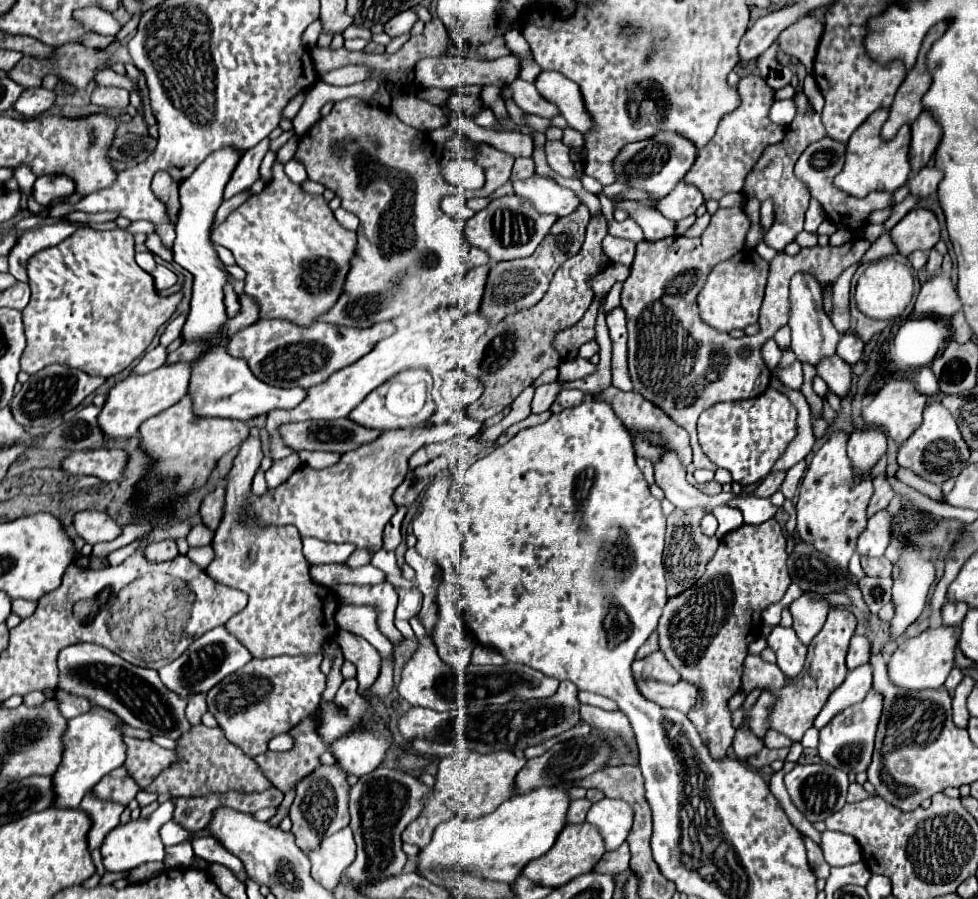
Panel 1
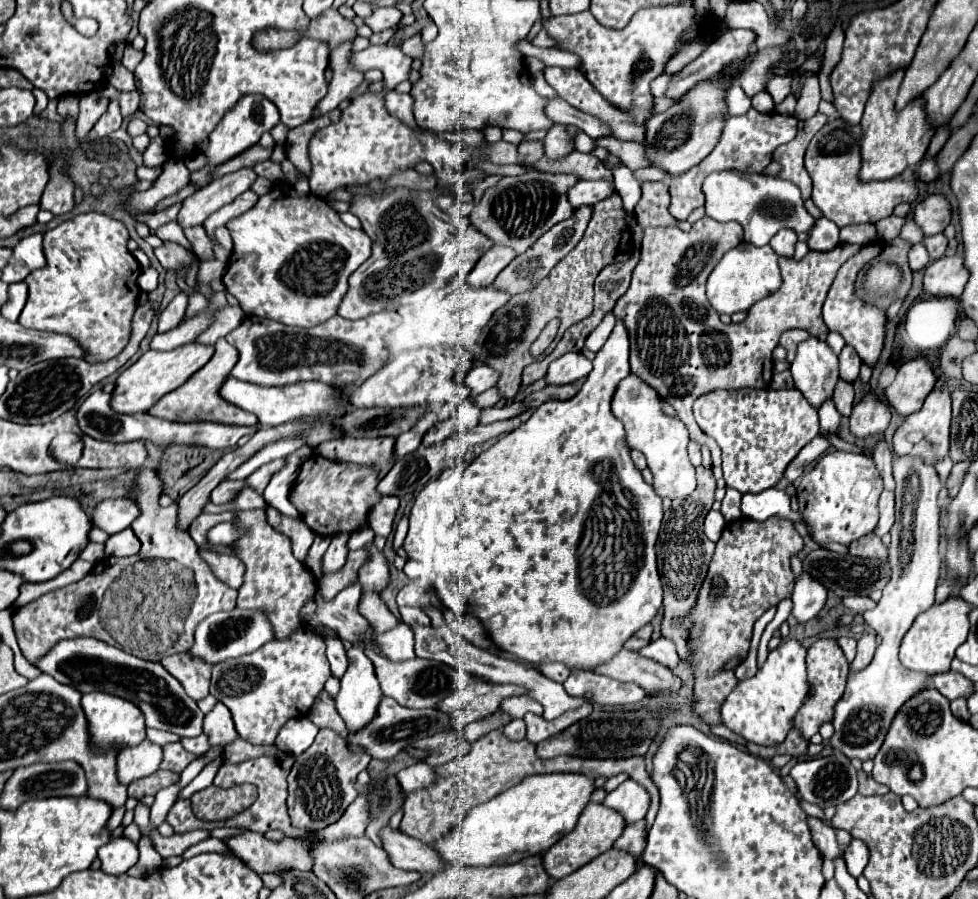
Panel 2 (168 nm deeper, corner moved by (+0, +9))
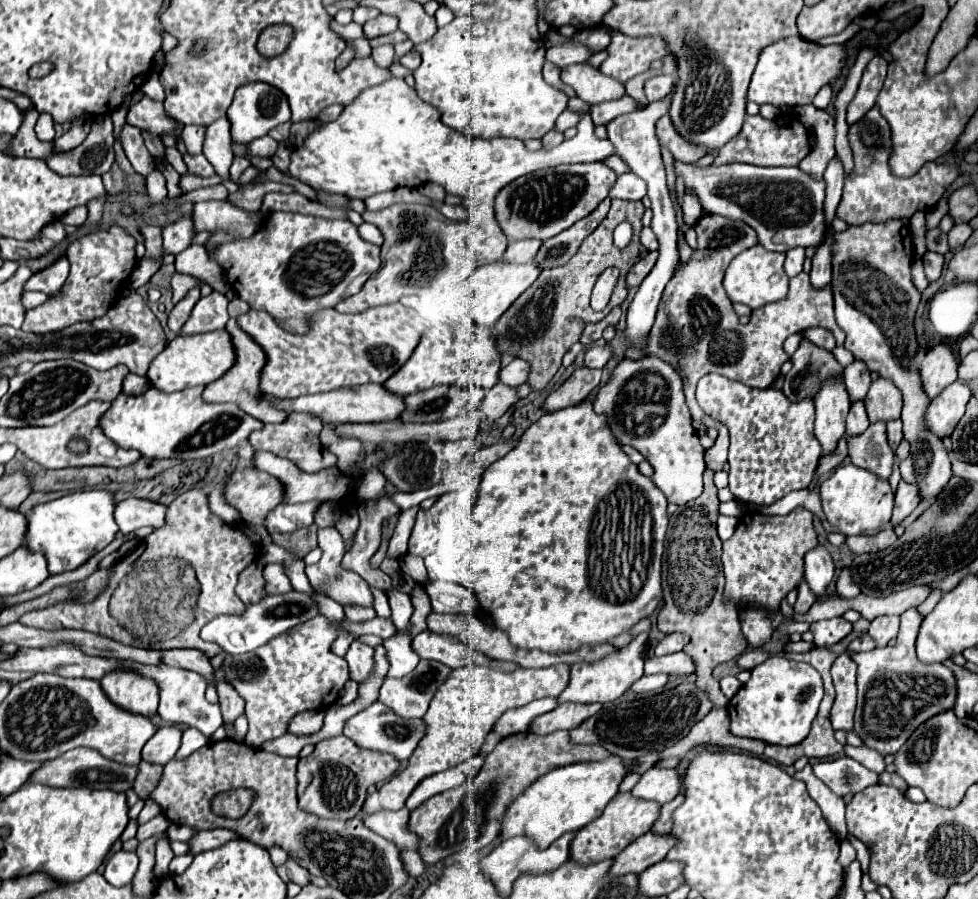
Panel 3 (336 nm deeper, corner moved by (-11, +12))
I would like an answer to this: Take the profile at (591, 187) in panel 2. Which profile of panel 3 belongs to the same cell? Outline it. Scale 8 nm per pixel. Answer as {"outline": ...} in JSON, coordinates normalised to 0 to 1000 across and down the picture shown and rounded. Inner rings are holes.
{"outline":[[[640,191],[634,194],[624,209],[624,220],[638,220],[638,222],[656,222],[661,218],[661,202],[650,198],[650,194]]]}

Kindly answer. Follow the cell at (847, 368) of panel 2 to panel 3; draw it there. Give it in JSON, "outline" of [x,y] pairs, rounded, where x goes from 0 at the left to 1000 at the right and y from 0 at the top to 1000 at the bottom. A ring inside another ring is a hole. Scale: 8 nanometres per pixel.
{"outline":[[[873,400],[863,409],[863,425],[867,429],[869,445],[883,445],[890,429],[890,412],[881,400]]]}

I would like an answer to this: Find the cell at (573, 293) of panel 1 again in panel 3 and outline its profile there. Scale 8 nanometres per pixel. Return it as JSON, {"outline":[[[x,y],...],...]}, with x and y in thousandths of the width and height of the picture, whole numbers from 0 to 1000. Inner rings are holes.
{"outline":[[[628,220],[622,240],[595,269],[593,278],[585,285],[585,289],[573,298],[554,300],[548,314],[507,358],[505,378],[507,378],[509,392],[524,394],[542,405],[542,416],[540,416],[538,427],[544,434],[554,434],[564,423],[564,418],[575,405],[575,396],[583,389],[587,380],[593,378],[597,358],[613,358],[628,340],[636,338],[636,334],[640,331],[642,318],[640,318],[638,307],[642,298],[654,289],[654,283],[656,283],[656,271],[652,267],[654,256],[656,256],[656,238],[658,238],[658,229],[654,222],[646,225],[646,222]],[[634,247],[644,247],[648,254],[646,267],[640,276],[630,276],[626,269],[626,258]],[[622,296],[630,296],[634,300],[634,309],[630,314],[630,320],[626,325],[622,340],[616,347],[607,347],[603,343],[603,325],[611,305]],[[585,354],[591,354],[591,358],[585,358]]]}

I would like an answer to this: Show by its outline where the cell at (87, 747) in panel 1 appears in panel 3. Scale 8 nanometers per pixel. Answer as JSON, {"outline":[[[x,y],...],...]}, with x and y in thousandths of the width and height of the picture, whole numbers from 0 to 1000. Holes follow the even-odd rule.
{"outline":[[[123,747],[104,754],[102,763],[110,779],[129,792],[143,794],[147,799],[157,799],[162,794],[162,763],[151,754]]]}

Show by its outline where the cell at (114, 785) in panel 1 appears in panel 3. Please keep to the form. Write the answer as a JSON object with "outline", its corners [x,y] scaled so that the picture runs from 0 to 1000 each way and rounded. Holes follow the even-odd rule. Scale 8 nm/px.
{"outline":[[[180,808],[162,810],[162,814],[147,828],[147,832],[145,832],[145,845],[168,852],[182,836],[182,832],[184,832],[184,819],[186,819],[186,812],[180,810]]]}

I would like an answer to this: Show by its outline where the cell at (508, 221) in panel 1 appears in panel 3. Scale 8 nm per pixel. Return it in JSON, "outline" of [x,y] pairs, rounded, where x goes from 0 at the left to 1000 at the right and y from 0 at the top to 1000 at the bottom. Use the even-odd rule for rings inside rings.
{"outline":[[[616,180],[573,182],[569,187],[548,189],[528,198],[507,216],[507,245],[521,267],[560,267],[601,240],[622,218],[628,200],[630,194]]]}

